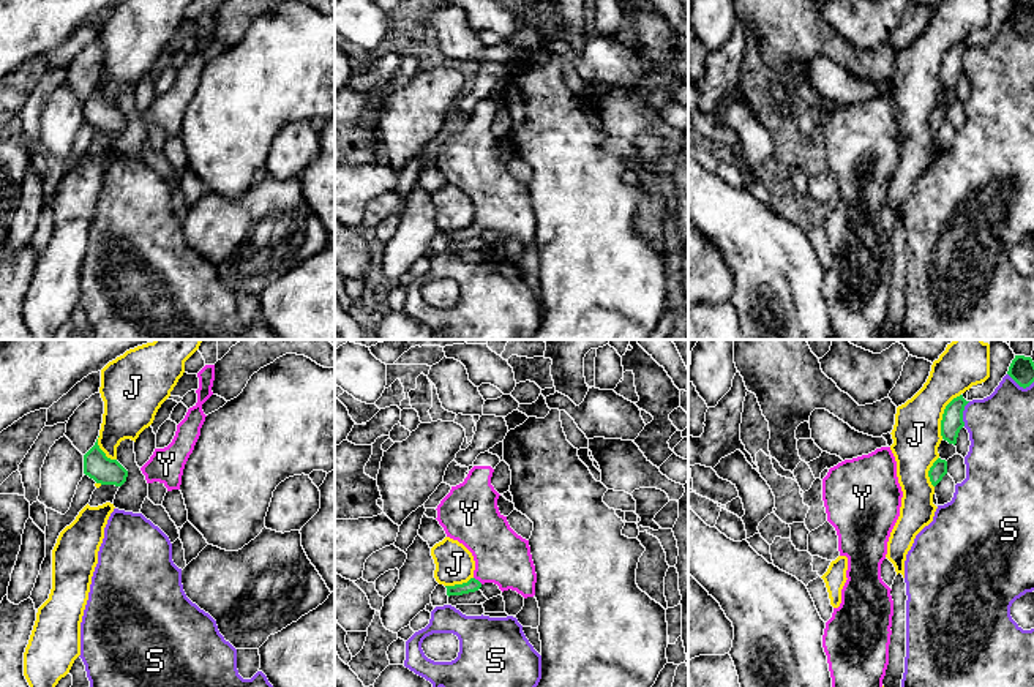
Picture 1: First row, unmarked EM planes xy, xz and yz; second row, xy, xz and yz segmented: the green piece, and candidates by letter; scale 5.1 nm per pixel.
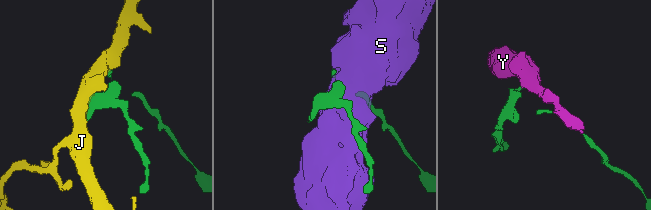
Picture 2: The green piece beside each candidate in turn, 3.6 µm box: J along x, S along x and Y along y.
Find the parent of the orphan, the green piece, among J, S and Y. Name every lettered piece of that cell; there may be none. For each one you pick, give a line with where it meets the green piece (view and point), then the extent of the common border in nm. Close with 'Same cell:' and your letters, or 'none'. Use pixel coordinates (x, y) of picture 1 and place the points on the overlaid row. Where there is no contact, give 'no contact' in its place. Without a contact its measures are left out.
Y: contact xz (477, 580); length 60 nm
Same cell: Y

